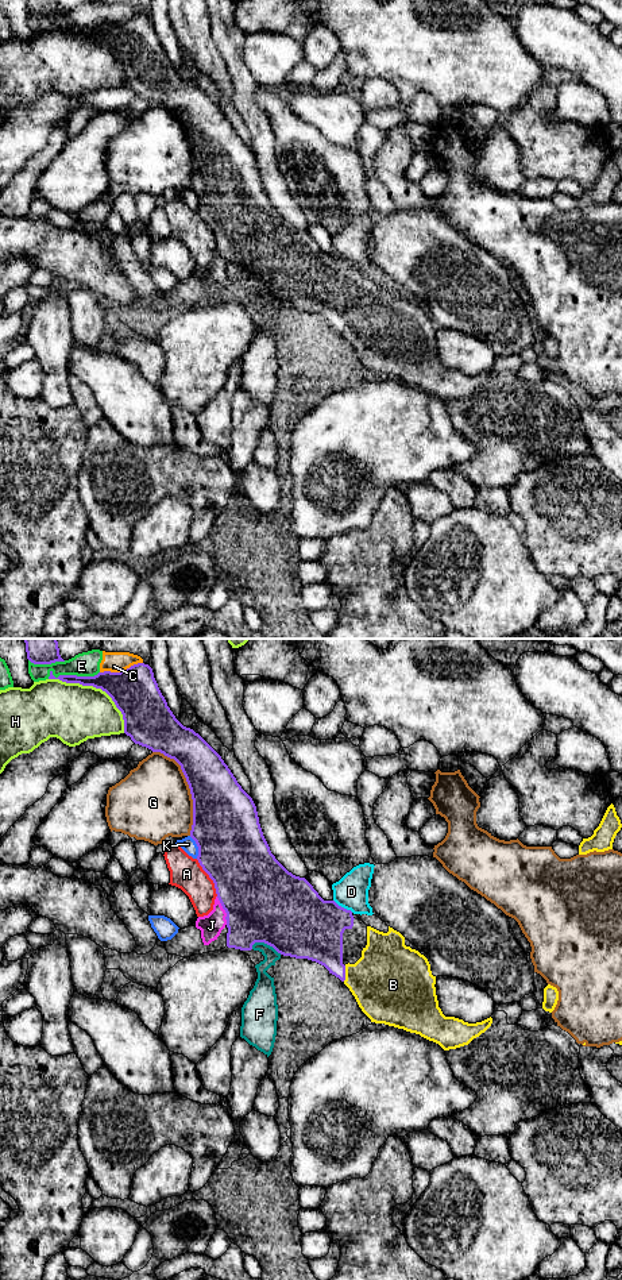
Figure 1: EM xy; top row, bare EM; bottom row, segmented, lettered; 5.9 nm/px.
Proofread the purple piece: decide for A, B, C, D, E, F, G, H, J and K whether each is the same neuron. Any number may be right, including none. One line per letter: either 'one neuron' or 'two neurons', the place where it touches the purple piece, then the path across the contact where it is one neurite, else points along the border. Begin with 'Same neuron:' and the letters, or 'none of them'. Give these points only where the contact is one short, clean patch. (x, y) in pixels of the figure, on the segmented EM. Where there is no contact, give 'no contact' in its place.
Same neuron: B
A: two neurons; meets purple in xy at (209, 876)
B: one neuron; meets purple in xy at (344, 974); runs through xy (320, 940), (332, 962), (344, 974), (374, 982), (385, 982)
C: two neurons; meets purple in xy at (120, 671); border along xy (142, 662), (119, 671), (100, 673)
D: two neurons; meets purple in xy at (343, 908); border along xy (333, 899), (352, 912)
E: two neurons; meets purple in xy at (73, 675)
F: two neurons; meets purple in xy at (266, 943)
G: two neurons; meets purple in xy at (189, 787)
H: two neurons; meets purple in xy at (97, 687)
J: two neurons; meets purple in xy at (224, 909)
K: two neurons; meets purple in xy at (197, 845); border along xy (189, 836), (197, 847), (197, 858)

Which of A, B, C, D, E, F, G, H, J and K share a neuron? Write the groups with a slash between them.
A / B / C E / D / F / G / H / J / K

